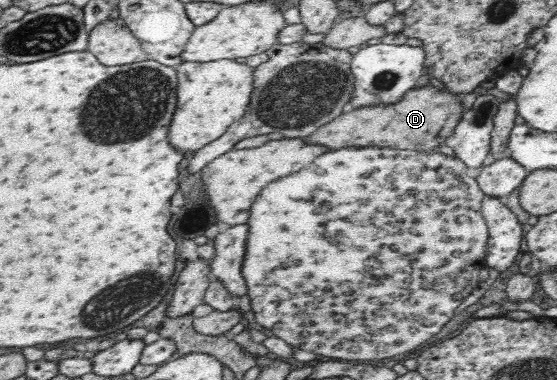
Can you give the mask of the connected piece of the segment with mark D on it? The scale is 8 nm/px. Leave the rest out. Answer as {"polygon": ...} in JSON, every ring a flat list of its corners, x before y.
{"polygon":[[433,85,427,87,416,87,408,90,400,103,392,105,379,105,374,107,363,107,358,109,346,109,334,120,326,122,324,126,316,129,316,132,306,136,303,141,306,144,319,144,329,148,330,151,340,150,347,146,376,145,382,148,397,148,404,151,432,151,444,144,459,123,462,113,466,111,461,103,459,94,452,94,449,90,440,91]]}

